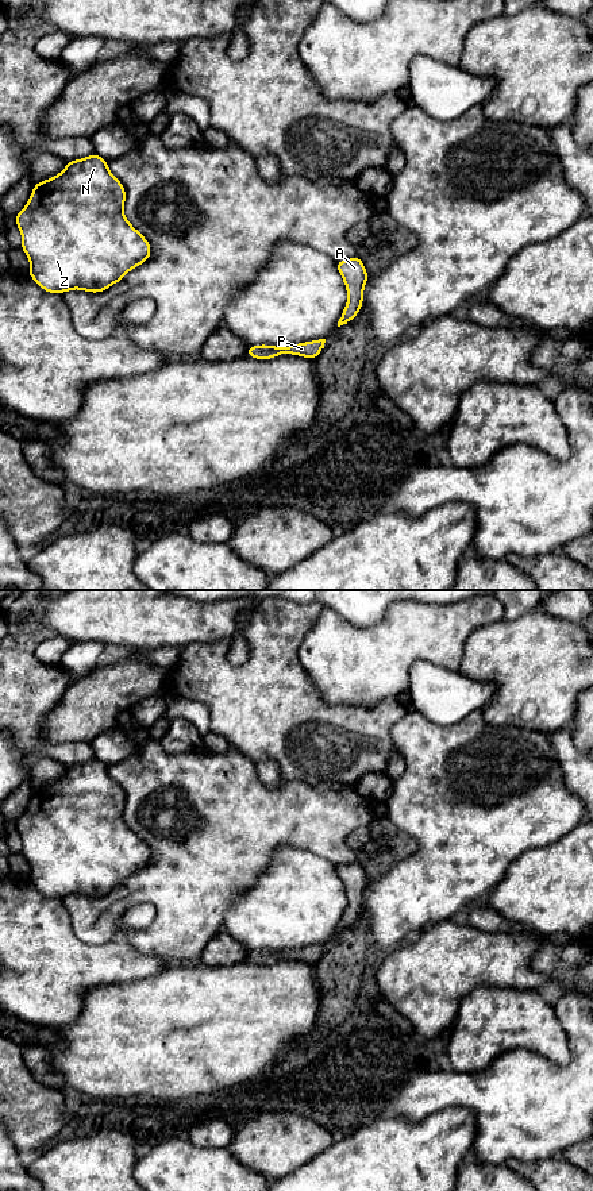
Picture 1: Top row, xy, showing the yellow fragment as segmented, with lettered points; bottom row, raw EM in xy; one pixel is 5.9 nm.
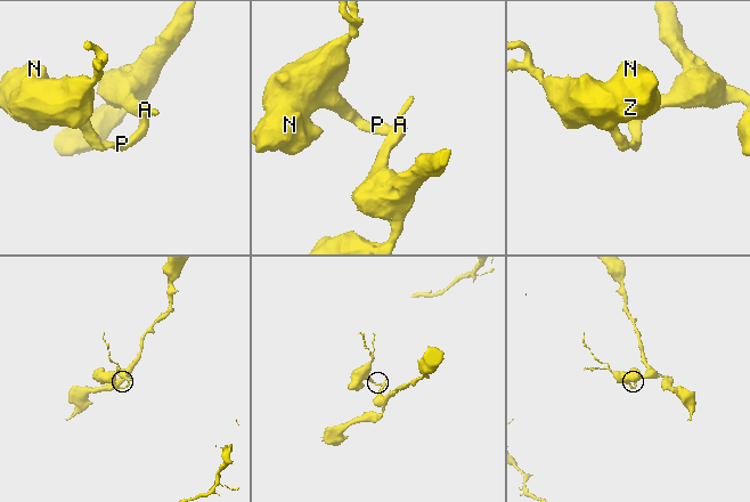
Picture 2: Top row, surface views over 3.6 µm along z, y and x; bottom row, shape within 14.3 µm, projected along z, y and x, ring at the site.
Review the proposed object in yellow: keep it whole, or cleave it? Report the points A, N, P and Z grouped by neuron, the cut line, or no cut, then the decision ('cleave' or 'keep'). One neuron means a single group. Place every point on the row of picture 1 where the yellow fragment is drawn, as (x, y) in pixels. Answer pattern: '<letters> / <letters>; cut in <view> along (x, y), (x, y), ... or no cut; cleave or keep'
A N P Z; no cut; keep

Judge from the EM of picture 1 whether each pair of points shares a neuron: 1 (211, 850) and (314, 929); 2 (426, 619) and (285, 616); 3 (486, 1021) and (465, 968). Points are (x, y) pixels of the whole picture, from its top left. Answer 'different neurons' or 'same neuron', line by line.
1: different neurons
2: different neurons
3: different neurons

